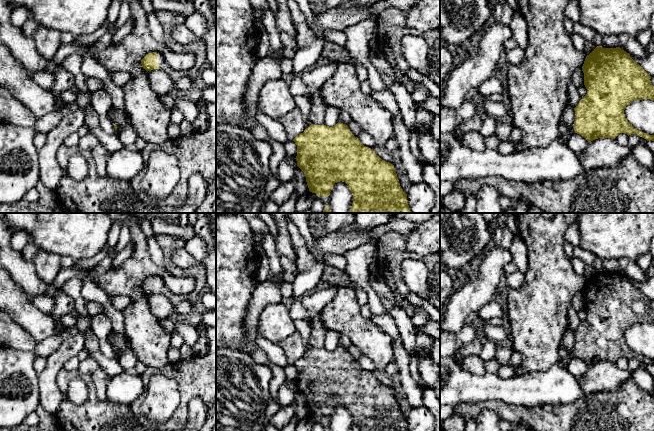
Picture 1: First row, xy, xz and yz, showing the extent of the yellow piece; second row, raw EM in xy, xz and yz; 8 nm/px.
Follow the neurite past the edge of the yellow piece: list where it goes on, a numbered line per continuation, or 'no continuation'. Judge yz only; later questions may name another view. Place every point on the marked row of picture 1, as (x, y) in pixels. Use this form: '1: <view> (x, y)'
no continuation

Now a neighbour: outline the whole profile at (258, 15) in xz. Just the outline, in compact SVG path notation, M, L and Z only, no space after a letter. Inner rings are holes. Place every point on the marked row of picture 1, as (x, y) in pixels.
M254 10L253 16L254 16L254 24L257 28L257 30L259 31L264 26L264 24L263 24L263 12L261 12L259 10Z

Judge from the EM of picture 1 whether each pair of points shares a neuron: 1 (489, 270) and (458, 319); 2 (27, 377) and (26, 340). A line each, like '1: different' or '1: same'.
1: same
2: different

